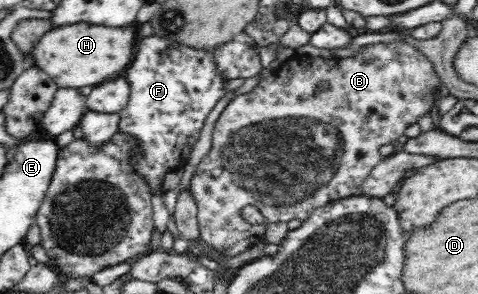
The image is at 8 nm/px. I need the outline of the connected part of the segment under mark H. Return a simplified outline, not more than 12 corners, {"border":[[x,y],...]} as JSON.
{"border":[[60,25],[31,47],[58,87],[114,79],[136,33]]}

